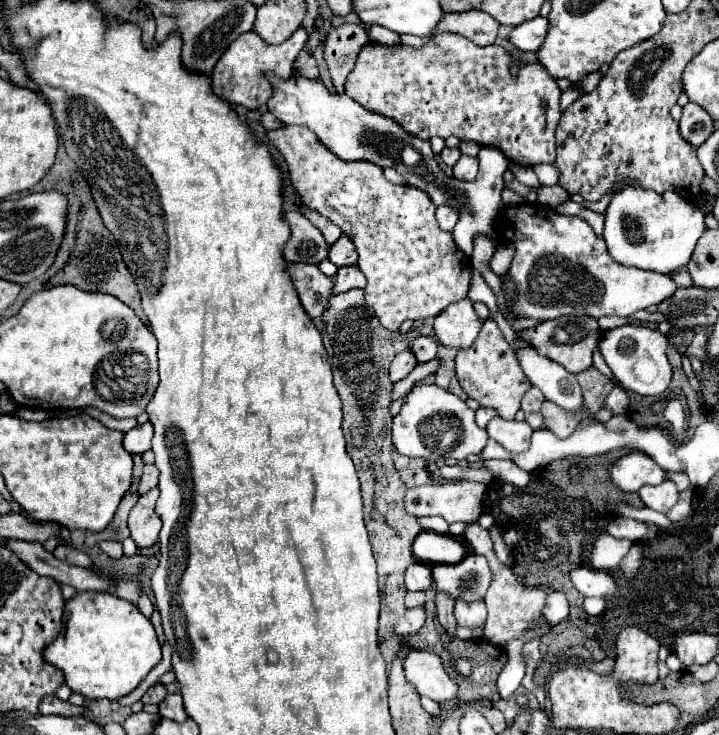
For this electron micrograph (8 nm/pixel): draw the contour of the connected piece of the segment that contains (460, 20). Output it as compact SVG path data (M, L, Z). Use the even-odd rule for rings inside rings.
M471 10L459 14L443 14L431 38L443 32L457 32L479 46L489 46L495 42L497 30L499 30L499 22L495 22L495 18L491 18L481 10Z

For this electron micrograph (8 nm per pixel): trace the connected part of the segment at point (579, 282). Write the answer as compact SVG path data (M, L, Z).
M519 204L519 206L507 206L503 208L495 232L499 240L511 242L515 246L515 256L511 262L509 272L505 274L505 280L511 280L515 284L515 304L513 314L517 318L535 318L535 320L553 320L565 314L571 316L631 316L637 310L645 310L653 304L663 302L669 298L677 284L671 276L651 272L651 270L639 270L633 266L623 266L615 262L607 254L607 246L603 238L599 238L593 228L581 220L579 216L563 216L555 212L553 208L543 208L541 204Z

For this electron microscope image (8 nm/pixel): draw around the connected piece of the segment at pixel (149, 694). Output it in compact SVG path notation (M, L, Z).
M157 682L157 684L153 684L153 686L143 694L141 702L143 702L143 704L159 704L165 696L167 696L167 688L165 688L161 682Z

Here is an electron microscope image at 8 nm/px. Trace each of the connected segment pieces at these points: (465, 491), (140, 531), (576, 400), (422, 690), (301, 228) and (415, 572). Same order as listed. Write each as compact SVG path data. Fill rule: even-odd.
M451 482L445 486L417 486L417 488L409 488L403 496L407 514L413 516L441 516L445 518L449 524L453 522L471 522L475 518L479 518L483 514L483 504L485 504L485 486L477 484L477 482Z
M153 488L147 494L143 494L137 504L133 506L129 514L129 530L131 538L139 548L149 548L159 540L161 520L155 514L155 502L157 502L159 490Z
M515 336L515 344L519 348L519 364L525 376L533 386L537 386L547 400L563 406L565 410L581 408L581 390L575 374L569 374L557 362L551 362L539 356L531 346L523 344L519 336Z
M407 650L403 660L407 680L417 688L421 696L429 696L435 702L451 702L457 698L457 684L445 672L441 658L427 650Z
M285 212L285 222L291 228L289 242L285 242L283 258L289 262L307 262L319 264L327 260L329 246L323 234L301 214L301 212Z
M413 562L411 566L407 566L407 570L405 570L405 588L409 592L427 590L429 586L431 586L431 568L429 568L429 564Z

